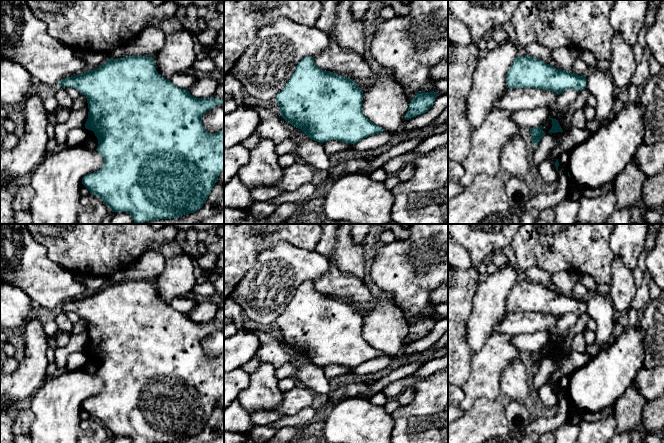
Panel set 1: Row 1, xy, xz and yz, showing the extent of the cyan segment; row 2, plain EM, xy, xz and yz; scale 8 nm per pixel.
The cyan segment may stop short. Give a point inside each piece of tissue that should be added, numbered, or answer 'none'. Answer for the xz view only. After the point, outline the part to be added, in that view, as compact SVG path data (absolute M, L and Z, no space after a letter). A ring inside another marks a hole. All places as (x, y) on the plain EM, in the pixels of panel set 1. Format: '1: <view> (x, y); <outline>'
none

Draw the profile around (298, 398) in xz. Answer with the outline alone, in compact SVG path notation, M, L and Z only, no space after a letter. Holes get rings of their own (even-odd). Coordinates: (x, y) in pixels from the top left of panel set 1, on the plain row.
M297 385L283 393L282 402L274 408L263 410L274 411L283 415L293 415L305 408L311 407L314 401L314 392L309 388Z

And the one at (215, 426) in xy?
M216 406L204 429L196 436L171 443L205 443L224 433L224 408Z

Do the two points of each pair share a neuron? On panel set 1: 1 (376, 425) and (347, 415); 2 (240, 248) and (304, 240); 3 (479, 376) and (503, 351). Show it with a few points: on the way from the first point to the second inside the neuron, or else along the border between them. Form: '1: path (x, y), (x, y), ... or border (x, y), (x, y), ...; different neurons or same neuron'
1: path (369, 425), (360, 425), (354, 422); same neuron
2: path (256, 242), (264, 242), (274, 235), (288, 235); same neuron
3: path (485, 370), (497, 357); same neuron

